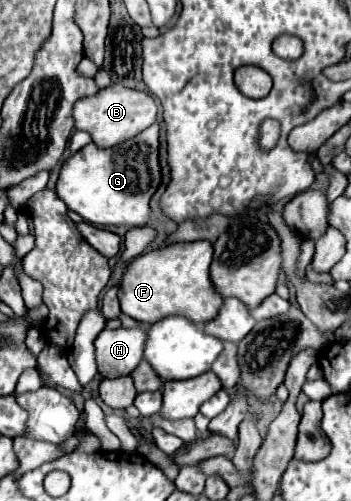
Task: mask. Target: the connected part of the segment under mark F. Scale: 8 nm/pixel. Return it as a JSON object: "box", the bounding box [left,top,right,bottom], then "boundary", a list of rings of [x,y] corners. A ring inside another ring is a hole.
{"box":[119,240,223,326],"boundary":[[[207,240],[199,242],[179,242],[161,246],[143,256],[137,256],[125,270],[119,290],[119,302],[123,314],[133,320],[151,326],[165,316],[179,314],[195,324],[205,324],[213,320],[221,306],[223,298],[213,286],[209,266],[213,260],[213,244]]]}

